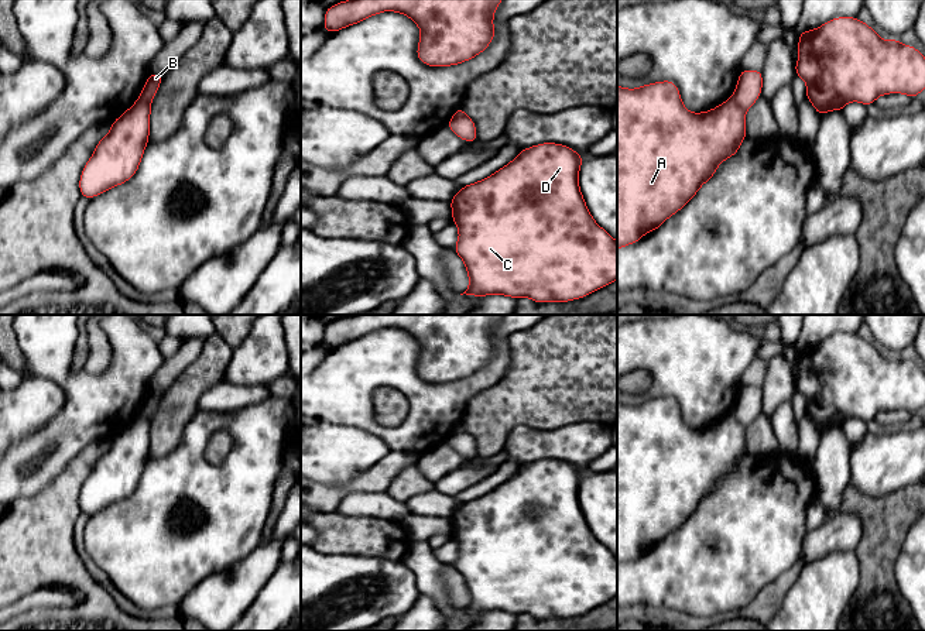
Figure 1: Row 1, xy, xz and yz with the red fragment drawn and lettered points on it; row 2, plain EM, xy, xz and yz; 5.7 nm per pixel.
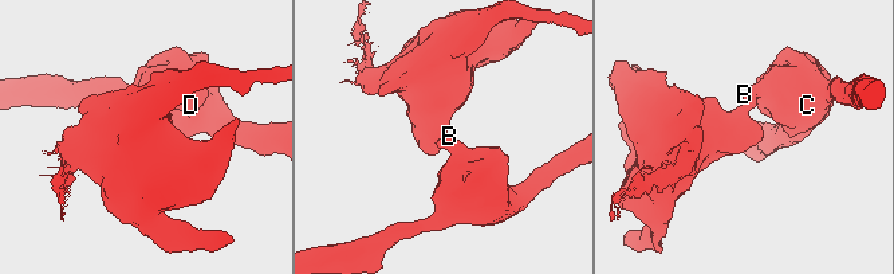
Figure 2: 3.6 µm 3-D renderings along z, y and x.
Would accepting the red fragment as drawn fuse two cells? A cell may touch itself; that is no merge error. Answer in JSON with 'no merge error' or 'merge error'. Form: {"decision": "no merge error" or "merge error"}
{"decision": "merge error"}

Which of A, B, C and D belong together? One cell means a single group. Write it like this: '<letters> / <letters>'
A / B C D

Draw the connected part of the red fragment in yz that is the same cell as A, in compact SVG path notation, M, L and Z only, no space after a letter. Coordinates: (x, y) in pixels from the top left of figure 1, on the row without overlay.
M672 397L648 399L637 405L626 405L617 401L617 566L628 560L635 560L644 553L645 548L652 549L668 534L679 528L698 510L700 503L716 490L719 480L732 474L740 466L746 453L746 426L741 426L733 414L712 426L692 429L685 425L679 405Z

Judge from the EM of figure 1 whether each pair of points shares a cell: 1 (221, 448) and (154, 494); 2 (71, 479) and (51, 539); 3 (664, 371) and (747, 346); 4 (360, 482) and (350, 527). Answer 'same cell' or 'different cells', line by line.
1: different cells
2: same cell
3: same cell
4: different cells

